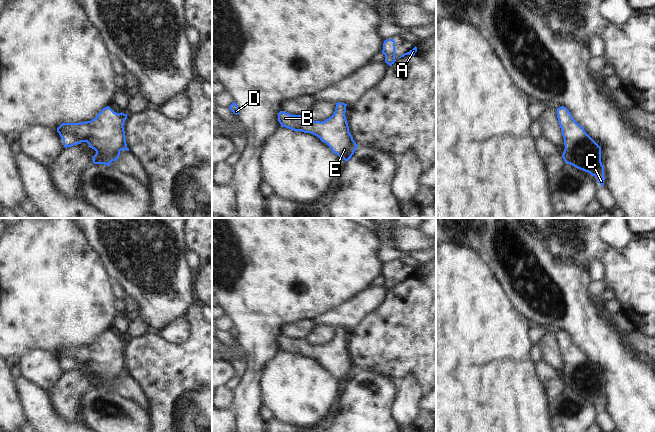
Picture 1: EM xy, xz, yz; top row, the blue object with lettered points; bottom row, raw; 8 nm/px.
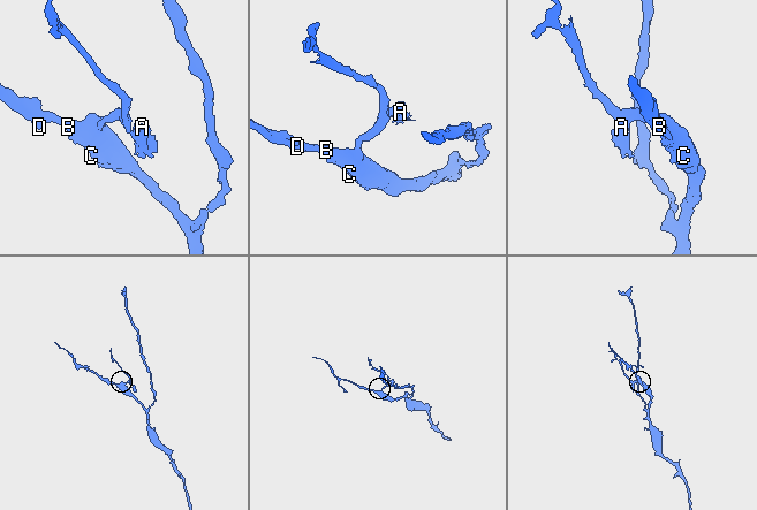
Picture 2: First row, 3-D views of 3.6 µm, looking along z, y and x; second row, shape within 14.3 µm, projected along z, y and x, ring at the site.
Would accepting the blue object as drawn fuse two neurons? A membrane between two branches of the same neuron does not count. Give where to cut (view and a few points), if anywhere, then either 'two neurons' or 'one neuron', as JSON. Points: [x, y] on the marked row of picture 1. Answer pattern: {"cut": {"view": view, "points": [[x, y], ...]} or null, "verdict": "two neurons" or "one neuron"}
{"cut": null, "verdict": "one neuron"}

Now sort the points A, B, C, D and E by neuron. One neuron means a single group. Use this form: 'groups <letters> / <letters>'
groups A B C D E

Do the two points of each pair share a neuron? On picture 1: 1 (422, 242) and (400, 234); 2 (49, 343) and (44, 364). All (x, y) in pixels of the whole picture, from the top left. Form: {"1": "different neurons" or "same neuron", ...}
{"1": "same neuron", "2": "different neurons"}

